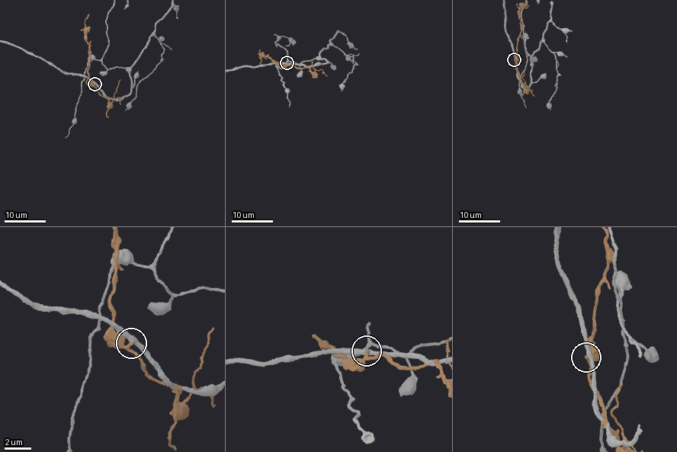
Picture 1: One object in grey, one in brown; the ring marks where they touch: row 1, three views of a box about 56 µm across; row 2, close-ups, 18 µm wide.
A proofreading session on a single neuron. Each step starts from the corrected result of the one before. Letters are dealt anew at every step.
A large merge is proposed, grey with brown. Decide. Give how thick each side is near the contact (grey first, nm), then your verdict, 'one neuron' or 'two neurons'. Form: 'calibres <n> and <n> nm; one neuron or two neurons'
calibres 320 and 200 nm; two neurons

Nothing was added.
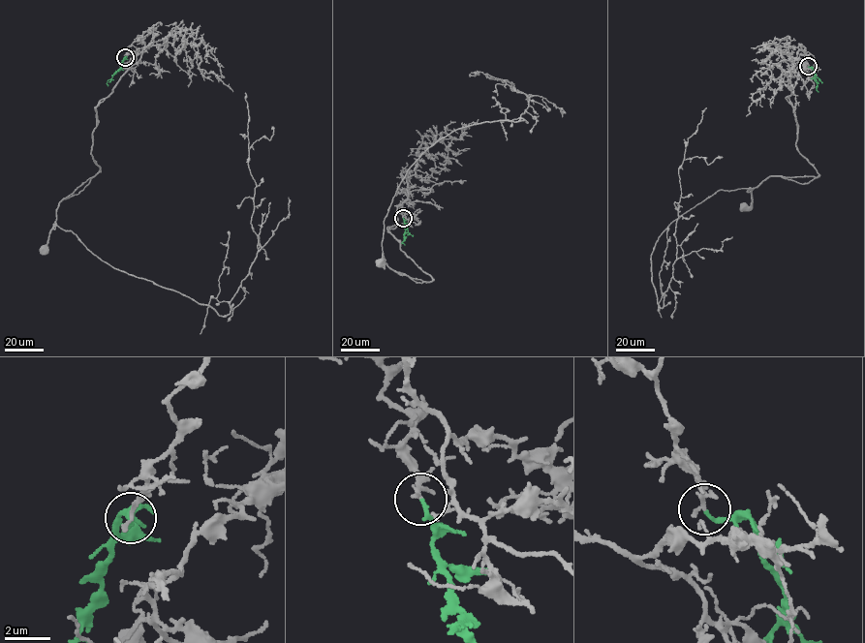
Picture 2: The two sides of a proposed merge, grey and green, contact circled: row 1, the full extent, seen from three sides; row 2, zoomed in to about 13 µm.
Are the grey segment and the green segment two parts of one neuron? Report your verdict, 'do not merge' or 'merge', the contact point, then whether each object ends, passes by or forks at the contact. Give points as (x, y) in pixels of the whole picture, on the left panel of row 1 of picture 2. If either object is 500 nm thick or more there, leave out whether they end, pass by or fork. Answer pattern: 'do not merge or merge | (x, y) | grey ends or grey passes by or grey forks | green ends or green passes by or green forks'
merge | (125, 57) | grey ends | green ends

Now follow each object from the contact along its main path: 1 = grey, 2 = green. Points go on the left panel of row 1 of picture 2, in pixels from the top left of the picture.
1: (125, 57), (136, 38), (143, 38), (140, 59), (95, 107), (91, 154), (100, 169), (59, 202), (44, 250)
2: (125, 57), (119, 69), (108, 80), (108, 85)

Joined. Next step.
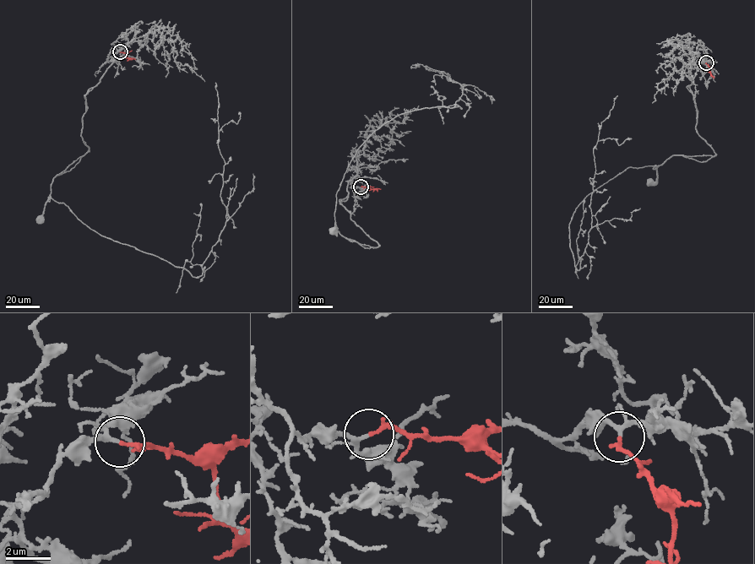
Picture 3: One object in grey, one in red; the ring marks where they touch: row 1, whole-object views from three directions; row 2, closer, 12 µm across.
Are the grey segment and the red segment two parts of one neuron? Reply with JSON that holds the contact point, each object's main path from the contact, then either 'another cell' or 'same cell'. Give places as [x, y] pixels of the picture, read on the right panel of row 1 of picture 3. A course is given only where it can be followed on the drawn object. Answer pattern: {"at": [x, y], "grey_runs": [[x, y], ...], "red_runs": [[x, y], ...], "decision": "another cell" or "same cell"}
{"at": [706, 62], "grey_runs": [[706, 62], [692, 64], [688, 85], [696, 129], [715, 154], [675, 154], [659, 165], [657, 181], [650, 182]], "red_runs": [[706, 62], [714, 78]], "decision": "same cell"}

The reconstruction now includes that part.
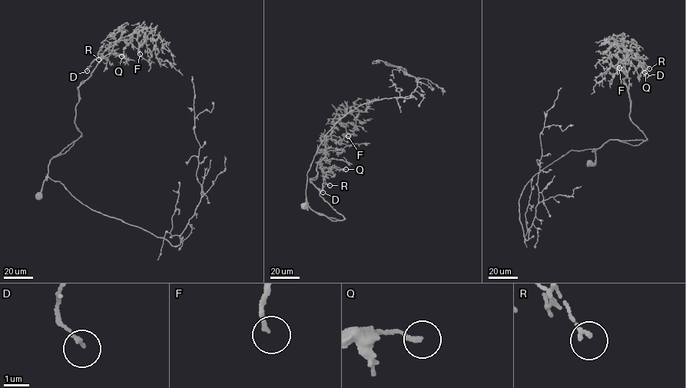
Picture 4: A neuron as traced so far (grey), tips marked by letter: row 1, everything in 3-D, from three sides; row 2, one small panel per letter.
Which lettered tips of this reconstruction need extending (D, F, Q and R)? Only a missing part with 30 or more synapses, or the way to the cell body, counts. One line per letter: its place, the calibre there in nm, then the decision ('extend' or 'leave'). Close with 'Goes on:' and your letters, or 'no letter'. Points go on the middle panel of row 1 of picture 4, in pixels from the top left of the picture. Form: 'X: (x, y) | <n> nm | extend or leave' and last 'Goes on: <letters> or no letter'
D: (323, 192) | 130 nm | leave
F: (348, 136) | 140 nm | extend
Q: (346, 169) | 170 nm | leave
R: (329, 185) | 130 nm | leave
Goes on: F

